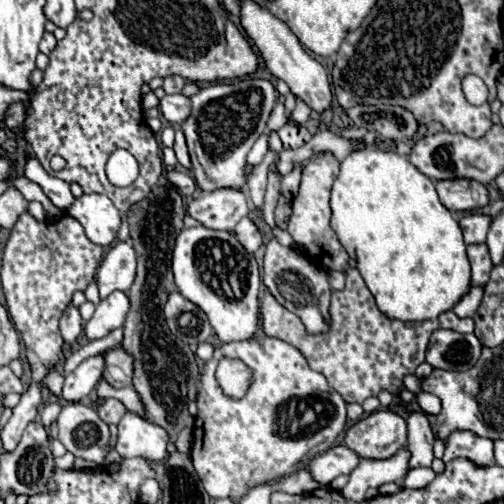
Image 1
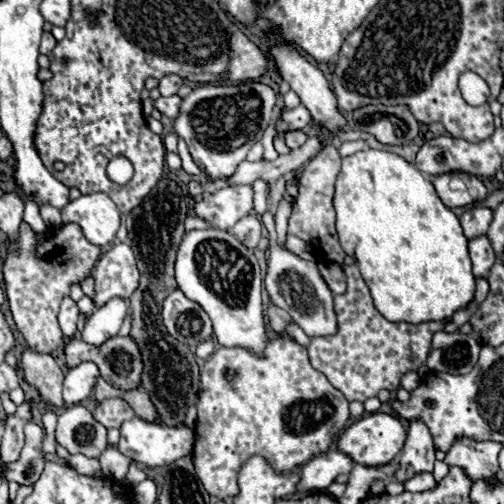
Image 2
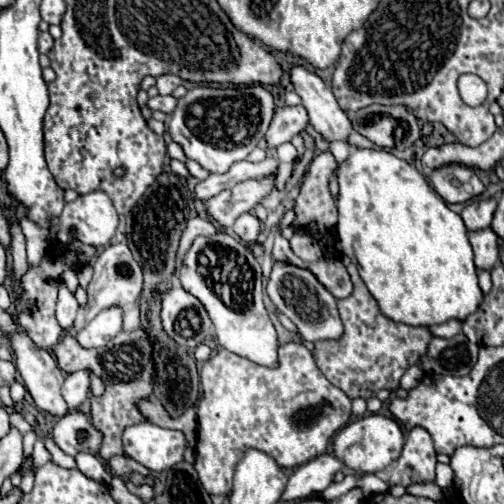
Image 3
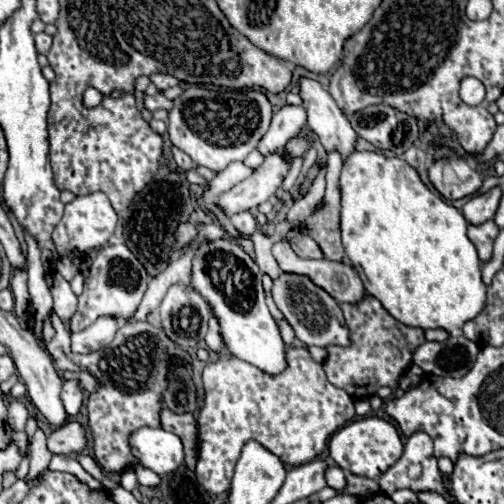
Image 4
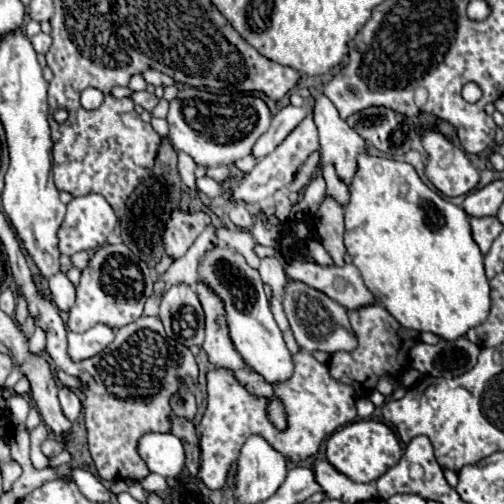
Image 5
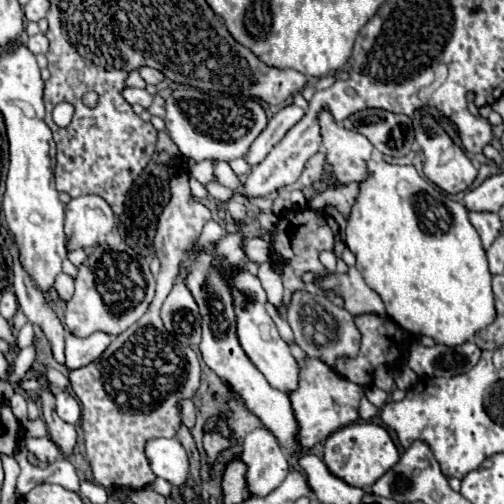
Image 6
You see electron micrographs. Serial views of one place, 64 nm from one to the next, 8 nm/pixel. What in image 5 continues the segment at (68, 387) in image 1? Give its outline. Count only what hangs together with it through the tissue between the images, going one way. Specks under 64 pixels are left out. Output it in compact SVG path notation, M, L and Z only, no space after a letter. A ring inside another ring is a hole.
M60 388L58 398L60 398L62 414L64 414L70 422L74 422L74 420L80 416L80 410L82 410L82 404L80 404L78 396L76 396L72 390L68 390L68 388Z

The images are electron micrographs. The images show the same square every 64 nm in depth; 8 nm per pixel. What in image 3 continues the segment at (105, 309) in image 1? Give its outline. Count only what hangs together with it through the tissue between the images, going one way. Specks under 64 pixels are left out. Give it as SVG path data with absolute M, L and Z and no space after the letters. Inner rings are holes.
M108 308L104 312L100 312L86 328L82 328L76 334L76 340L82 348L104 346L120 330L122 330L122 310L120 308Z

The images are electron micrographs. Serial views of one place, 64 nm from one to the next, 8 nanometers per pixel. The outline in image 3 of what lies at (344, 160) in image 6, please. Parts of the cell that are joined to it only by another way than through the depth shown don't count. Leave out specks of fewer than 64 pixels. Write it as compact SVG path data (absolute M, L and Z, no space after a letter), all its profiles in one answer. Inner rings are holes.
M296 66L292 68L292 84L296 94L302 98L302 106L308 110L314 130L318 130L326 142L348 142L352 124L324 82L306 68Z

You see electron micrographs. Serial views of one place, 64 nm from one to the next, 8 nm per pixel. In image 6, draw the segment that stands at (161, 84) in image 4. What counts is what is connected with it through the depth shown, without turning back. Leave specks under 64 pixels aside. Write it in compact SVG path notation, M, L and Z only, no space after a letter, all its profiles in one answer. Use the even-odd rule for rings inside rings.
M142 66L138 72L140 72L140 76L144 78L146 84L158 84L158 82L164 80L164 74L162 72L158 72L154 68L148 68L148 66Z

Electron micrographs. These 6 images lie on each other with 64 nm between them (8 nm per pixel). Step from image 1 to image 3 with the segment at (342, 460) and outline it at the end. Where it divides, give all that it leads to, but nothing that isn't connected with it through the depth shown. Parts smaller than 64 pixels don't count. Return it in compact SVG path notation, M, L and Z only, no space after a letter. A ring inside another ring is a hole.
M322 454L302 466L298 466L290 476L286 490L282 492L280 500L290 502L290 500L304 500L310 498L312 494L320 494L324 488L332 484L332 476L342 470L344 464L332 456L332 454Z

